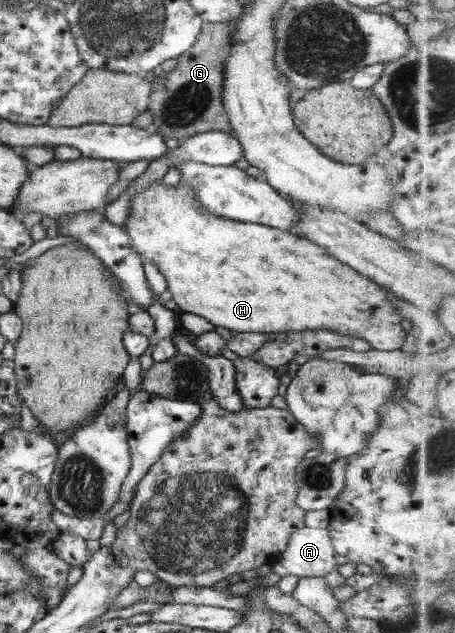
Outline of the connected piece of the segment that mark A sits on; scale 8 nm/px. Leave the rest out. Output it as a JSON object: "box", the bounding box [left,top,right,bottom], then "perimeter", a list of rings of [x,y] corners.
{"box":[272,526,339,577],"perimeter":[[[304,526],[294,531],[287,547],[272,563],[272,572],[276,572],[281,577],[289,574],[298,577],[323,577],[339,566],[336,563],[336,559],[334,559],[334,554],[336,553],[328,529],[322,530],[322,528],[308,528]]]}

